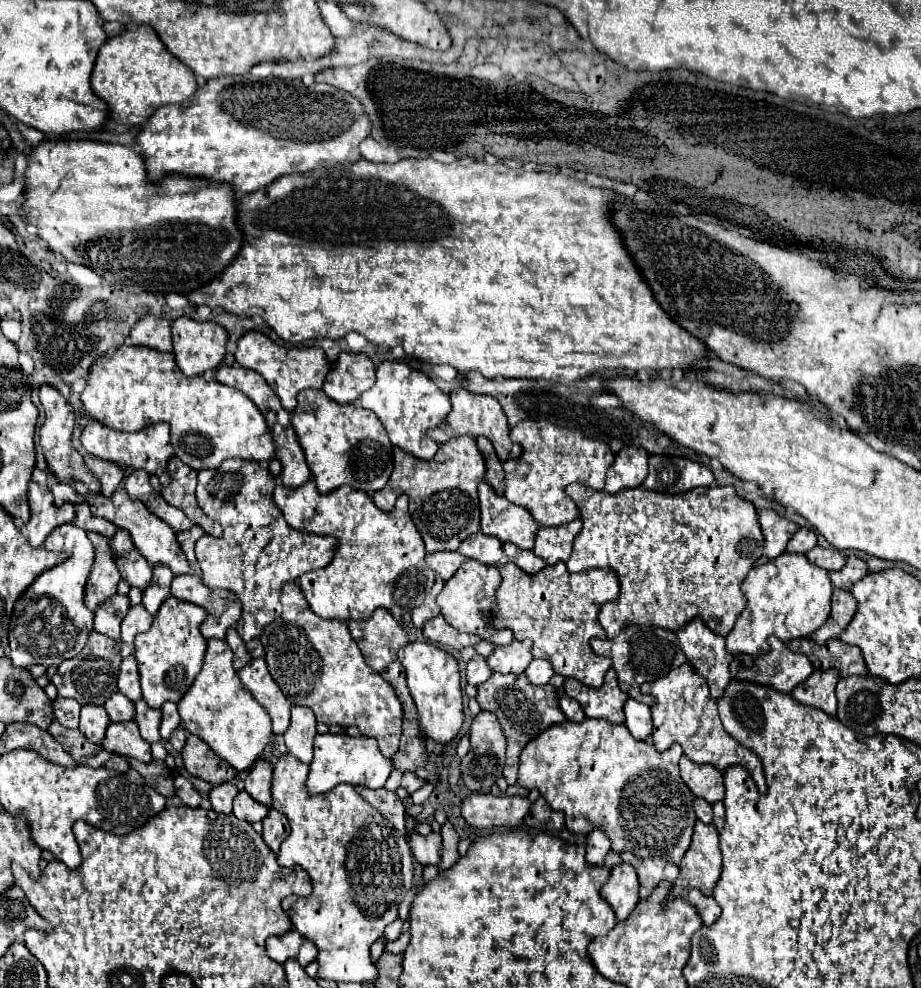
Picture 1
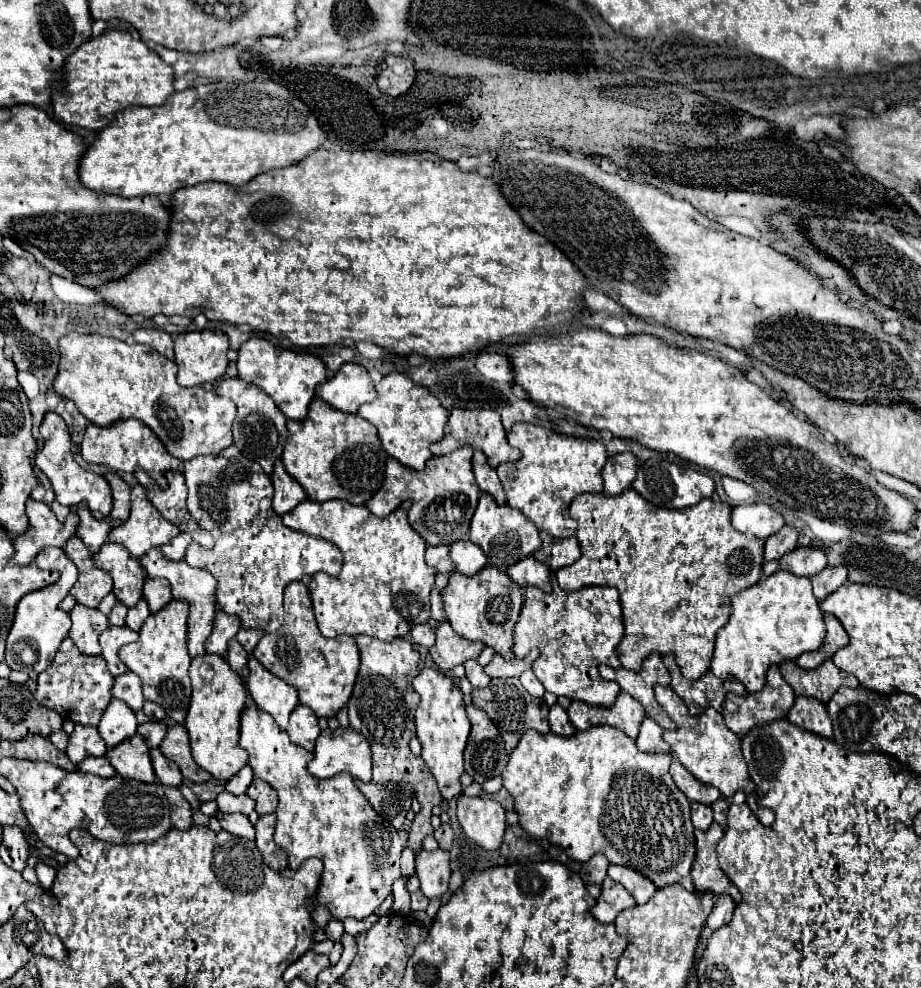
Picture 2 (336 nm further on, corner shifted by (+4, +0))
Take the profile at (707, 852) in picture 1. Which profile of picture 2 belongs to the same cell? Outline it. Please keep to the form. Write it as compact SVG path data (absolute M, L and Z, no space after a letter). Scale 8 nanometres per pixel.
M713 822L709 830L701 832L695 830L695 840L697 840L697 856L693 862L693 882L697 892L707 892L711 890L713 894L725 894L731 890L731 882L729 878L721 872L719 862L717 862L717 854L715 854L715 846L723 836L723 828Z

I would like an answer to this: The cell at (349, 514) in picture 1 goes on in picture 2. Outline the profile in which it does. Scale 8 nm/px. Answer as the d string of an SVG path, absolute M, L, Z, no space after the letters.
M305 500L297 504L293 512L283 516L283 524L291 530L329 540L345 554L345 566L339 576L313 576L309 584L315 620L325 638L335 638L339 634L367 634L371 638L391 642L395 638L407 638L411 626L423 624L431 618L429 592L435 584L437 572L425 564L425 540L407 522L409 506L411 502L405 500L395 512L389 514L389 518L377 518L365 506L353 506L345 500L327 500L321 504Z

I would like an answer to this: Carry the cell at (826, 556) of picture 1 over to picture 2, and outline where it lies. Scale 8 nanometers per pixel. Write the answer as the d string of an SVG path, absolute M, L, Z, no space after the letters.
M795 548L779 560L781 570L789 570L795 576L815 576L827 566L827 556L819 548Z

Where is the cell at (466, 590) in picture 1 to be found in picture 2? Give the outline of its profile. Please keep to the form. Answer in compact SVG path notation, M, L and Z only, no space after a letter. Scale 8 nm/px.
M485 566L475 576L453 574L449 584L441 592L447 618L455 632L467 640L477 640L491 646L497 654L507 660L513 660L513 628L519 620L519 612L523 608L525 590L515 584L507 574L499 572L497 568Z

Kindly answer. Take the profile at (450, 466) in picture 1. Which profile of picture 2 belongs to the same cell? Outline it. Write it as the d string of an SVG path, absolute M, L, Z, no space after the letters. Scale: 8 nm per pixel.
M463 446L451 454L429 458L425 470L421 472L405 468L389 458L383 488L367 502L367 508L375 516L387 518L403 500L411 500L413 504L409 508L409 524L413 526L413 530L423 536L431 546L451 546L453 542L467 538L469 524L479 500L479 486L471 470L471 456L473 448Z

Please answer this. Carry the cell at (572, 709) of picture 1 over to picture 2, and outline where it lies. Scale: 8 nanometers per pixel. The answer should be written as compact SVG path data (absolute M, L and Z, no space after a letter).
M559 704L551 706L551 710L549 710L549 724L551 724L551 732L559 734L559 736L571 736L571 734L577 732L573 728L573 724L569 722L567 712Z

